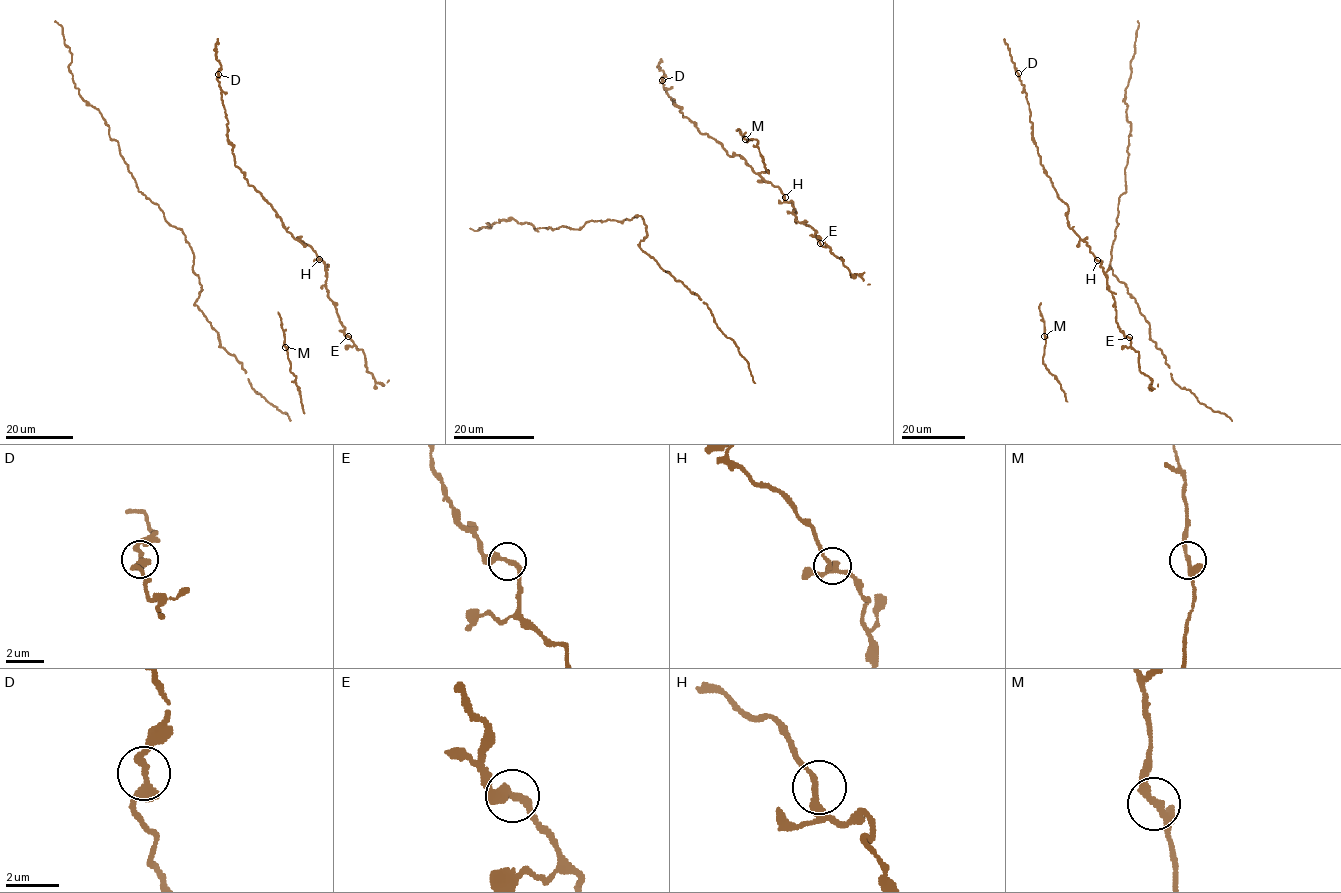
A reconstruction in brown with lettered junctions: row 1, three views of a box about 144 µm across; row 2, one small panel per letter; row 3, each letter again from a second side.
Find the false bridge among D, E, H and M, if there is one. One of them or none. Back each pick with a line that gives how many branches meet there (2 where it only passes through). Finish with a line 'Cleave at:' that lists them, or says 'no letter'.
Cleave at: no letter

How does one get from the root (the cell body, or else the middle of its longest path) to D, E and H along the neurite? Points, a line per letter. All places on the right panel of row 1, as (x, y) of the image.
D: (1067, 213), (1068, 206), (1058, 197), (1041, 165), (1026, 93), (1018, 73)
E: (1067, 213), (1067, 225), (1101, 262), (1114, 300), (1116, 322), (1129, 337)
H: (1067, 213), (1067, 225), (1087, 243), (1097, 260)

